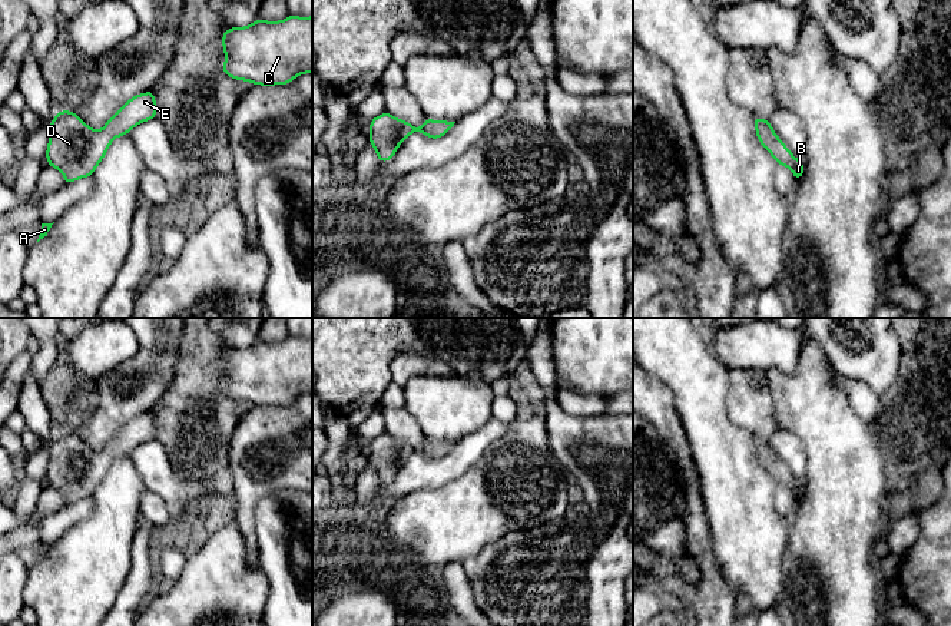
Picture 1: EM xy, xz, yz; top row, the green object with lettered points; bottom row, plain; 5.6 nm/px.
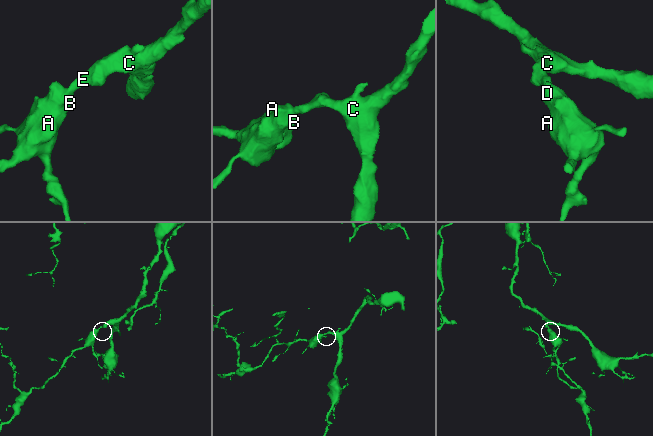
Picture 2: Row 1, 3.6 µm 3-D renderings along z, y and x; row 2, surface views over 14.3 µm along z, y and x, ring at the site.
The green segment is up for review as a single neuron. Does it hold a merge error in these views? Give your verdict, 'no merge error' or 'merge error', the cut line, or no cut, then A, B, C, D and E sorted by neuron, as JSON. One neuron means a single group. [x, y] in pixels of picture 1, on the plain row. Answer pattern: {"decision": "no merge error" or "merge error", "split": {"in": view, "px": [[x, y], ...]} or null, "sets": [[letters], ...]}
{"decision": "no merge error", "split": null, "sets": [["A", "B", "C", "D", "E"]]}

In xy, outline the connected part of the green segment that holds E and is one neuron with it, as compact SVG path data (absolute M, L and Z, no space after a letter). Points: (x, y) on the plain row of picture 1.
M152 411L140 414L127 421L100 451L89 448L76 434L70 431L57 433L50 444L50 458L46 471L47 486L59 490L64 497L64 506L80 499L92 497L105 478L112 461L127 456L142 443L156 440L156 423Z

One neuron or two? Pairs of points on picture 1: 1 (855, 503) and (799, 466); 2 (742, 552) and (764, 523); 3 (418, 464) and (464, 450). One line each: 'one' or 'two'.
1: two
2: one
3: one

